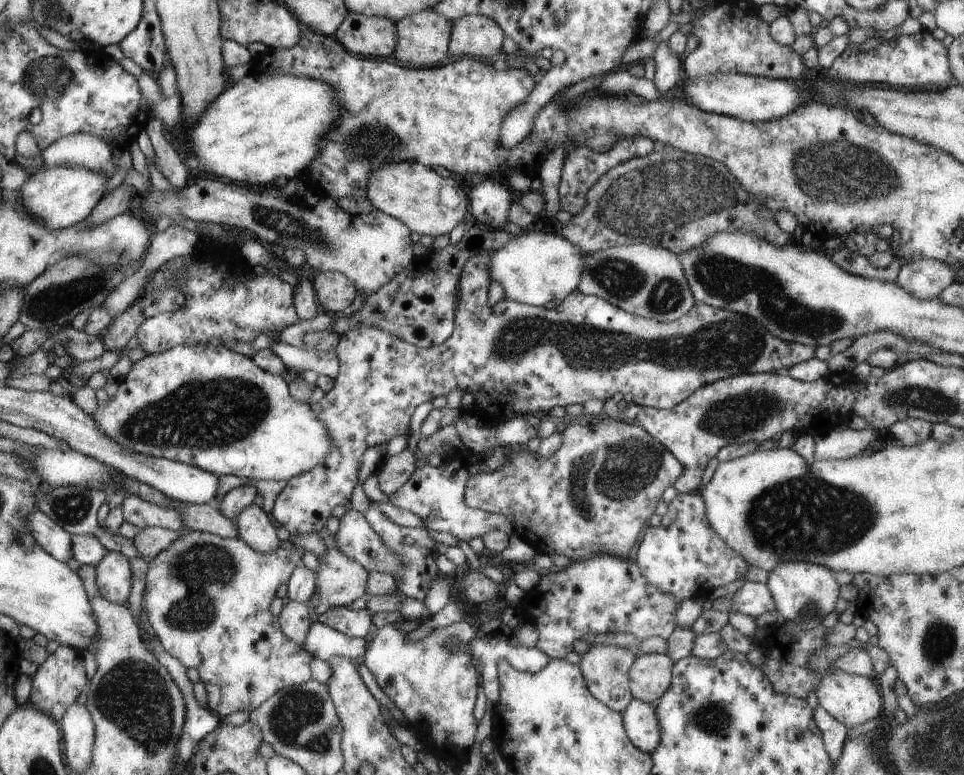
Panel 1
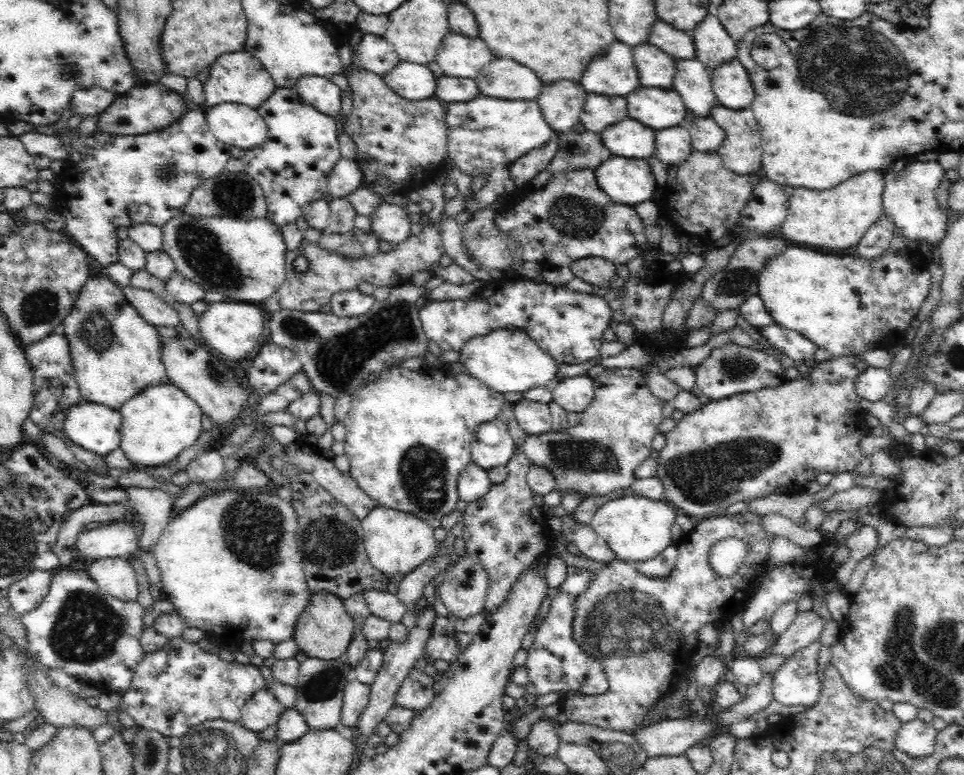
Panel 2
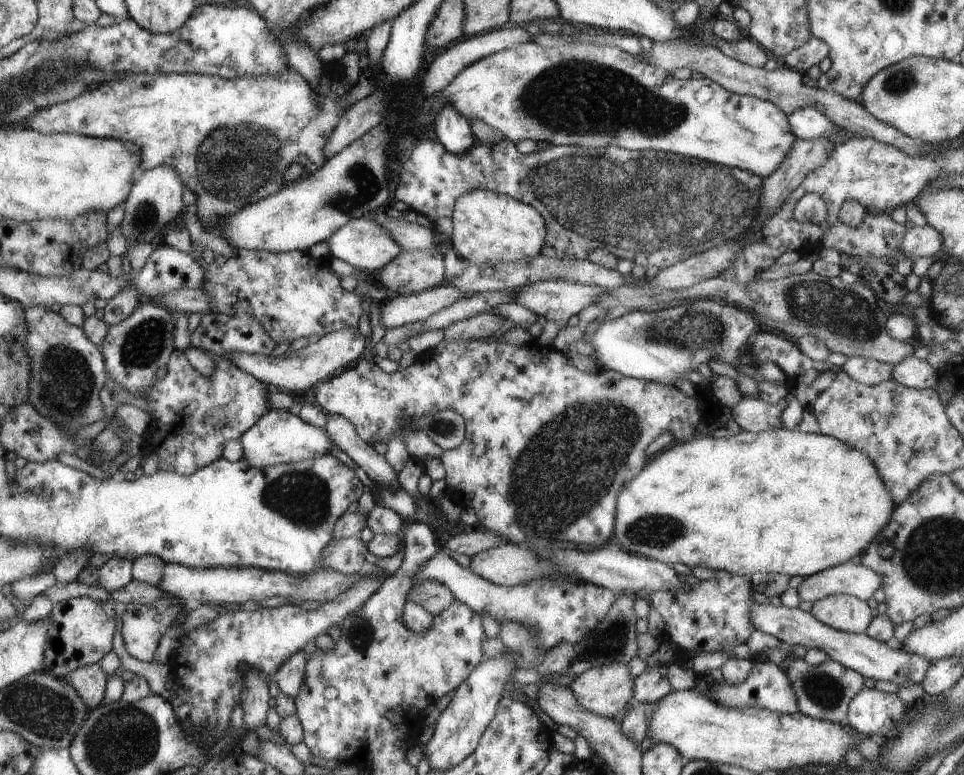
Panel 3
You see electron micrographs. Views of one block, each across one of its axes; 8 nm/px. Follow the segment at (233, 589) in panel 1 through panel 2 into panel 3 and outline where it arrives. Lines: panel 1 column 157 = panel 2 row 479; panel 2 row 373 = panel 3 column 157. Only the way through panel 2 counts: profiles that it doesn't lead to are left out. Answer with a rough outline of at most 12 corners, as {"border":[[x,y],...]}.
{"border":[[165,598],[127,604],[121,628],[127,654],[151,662],[179,608]]}

